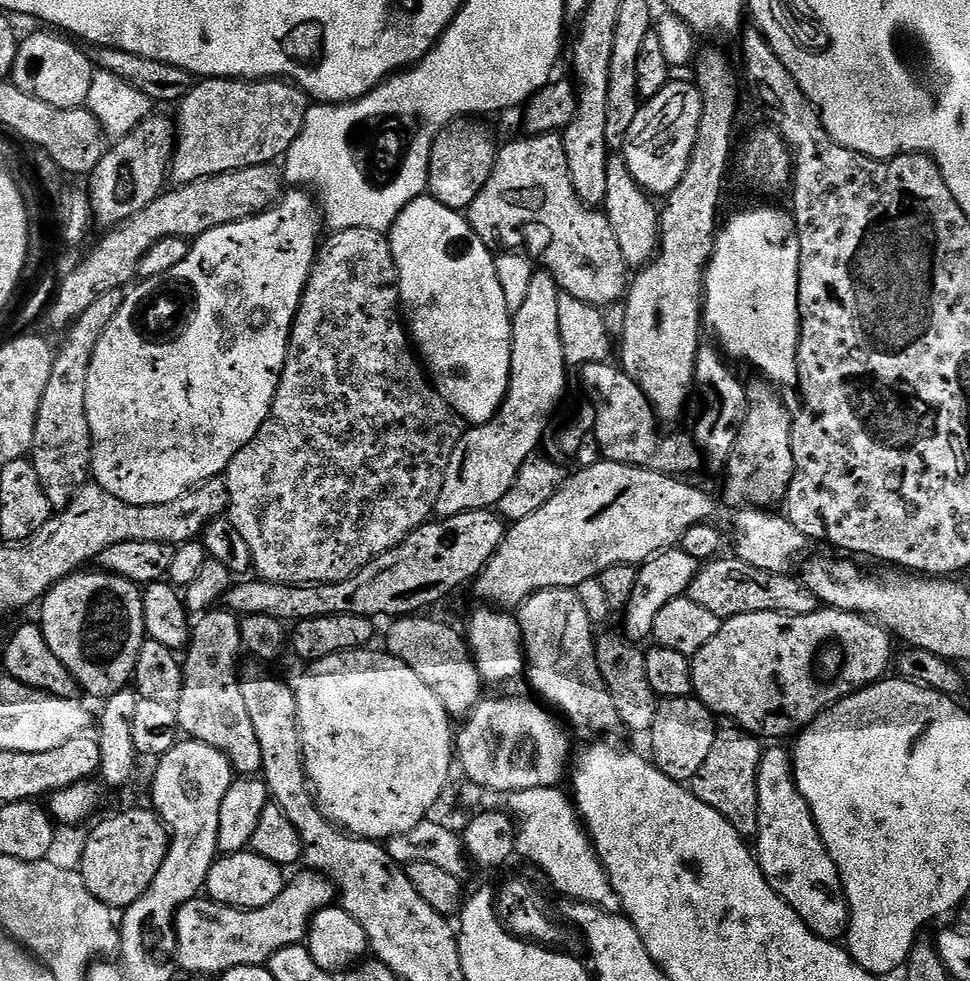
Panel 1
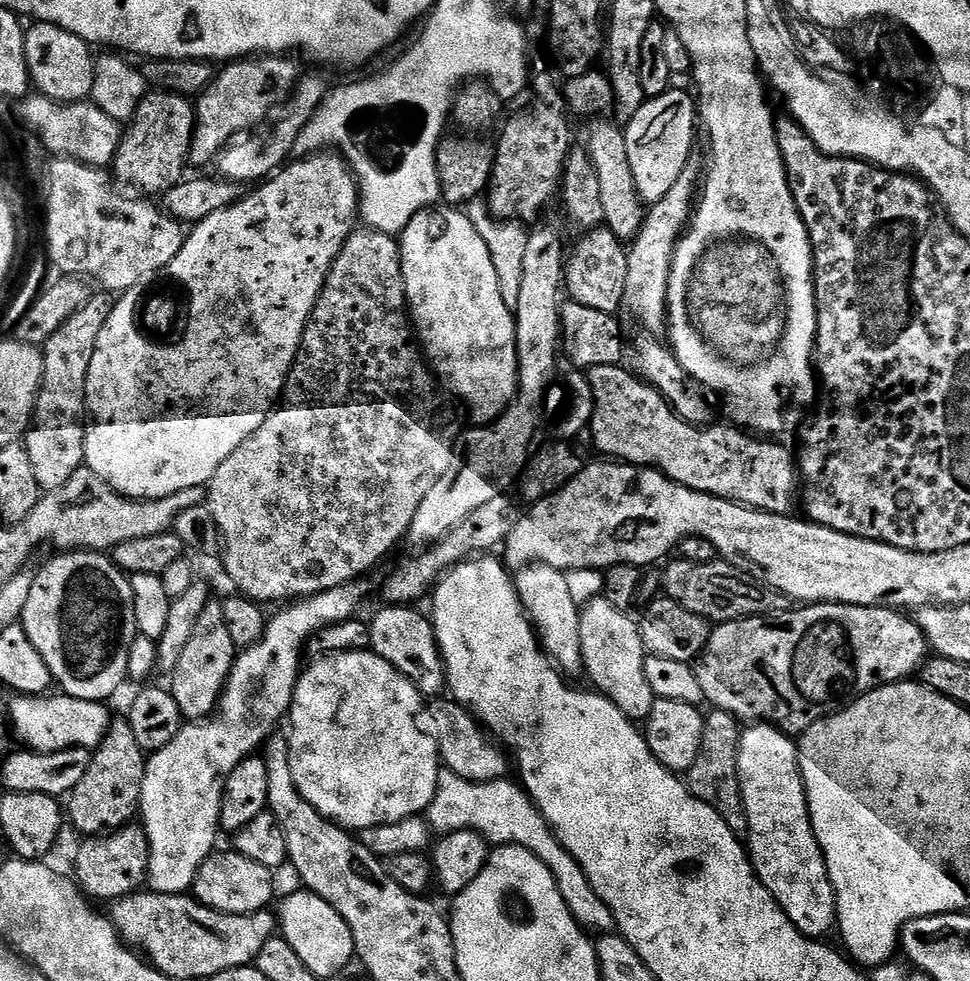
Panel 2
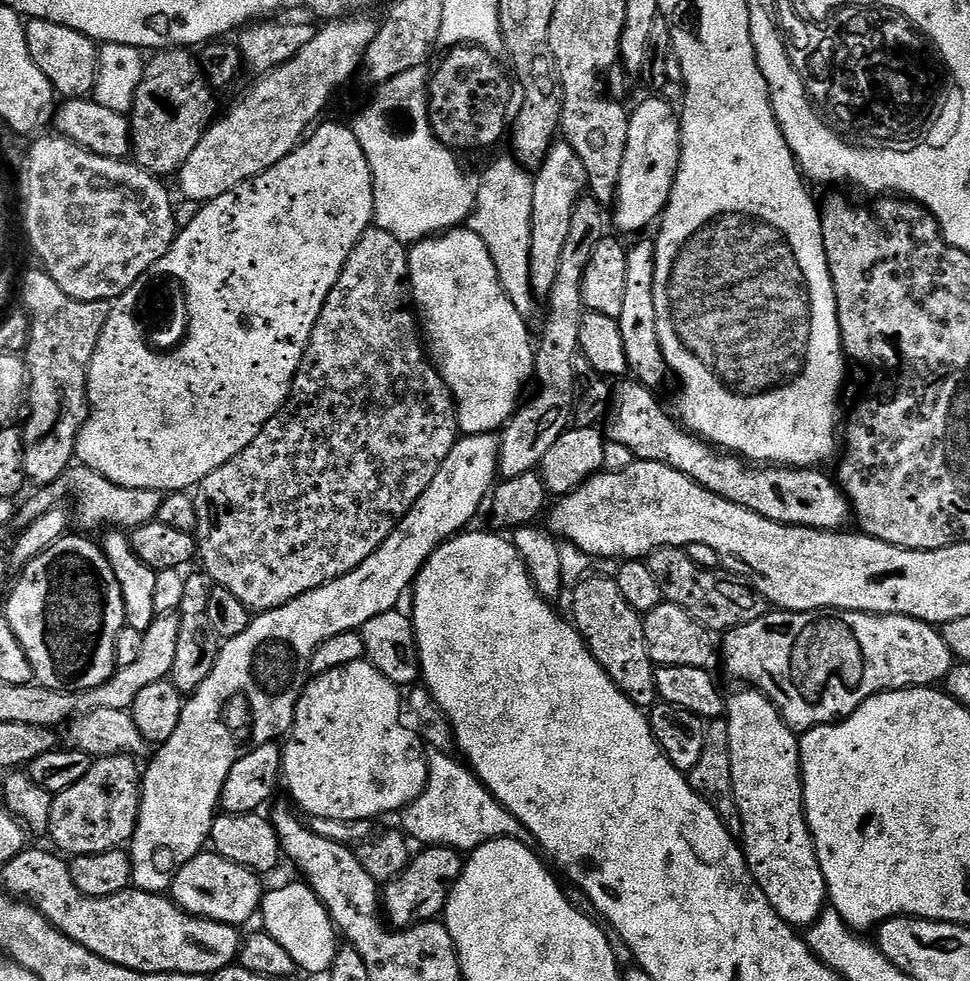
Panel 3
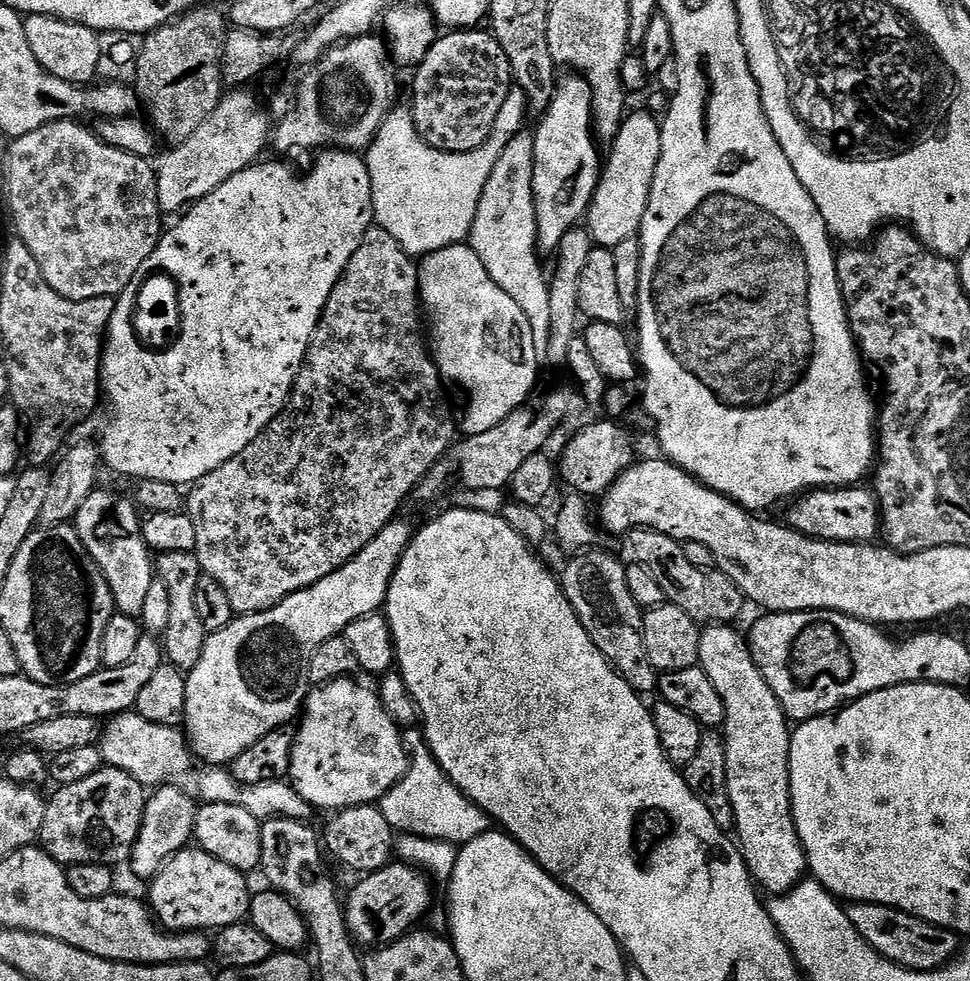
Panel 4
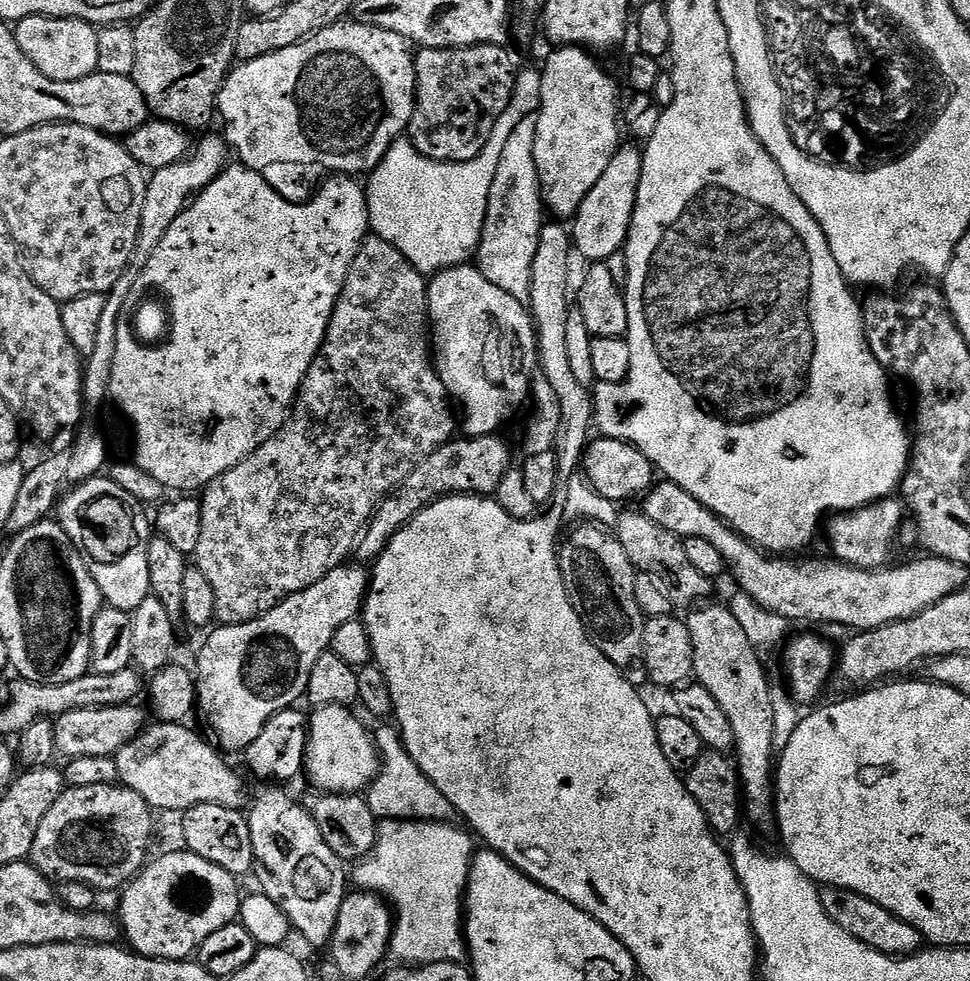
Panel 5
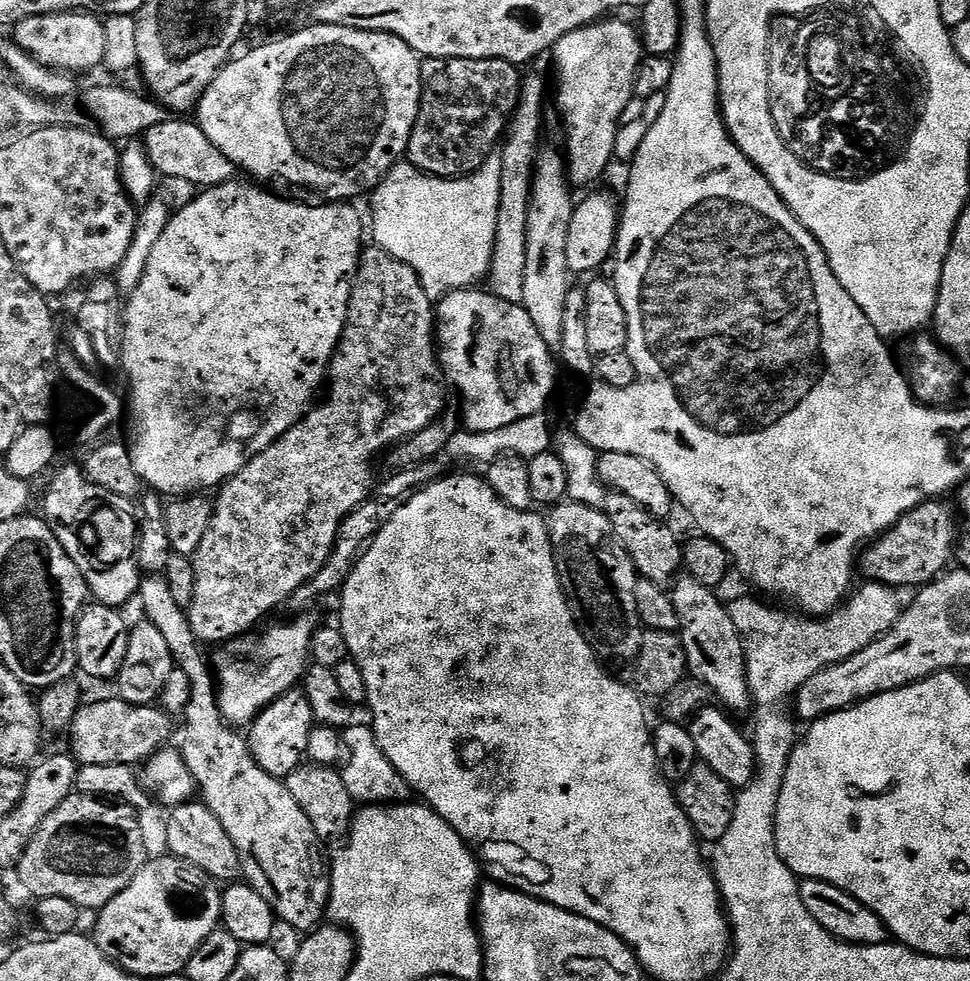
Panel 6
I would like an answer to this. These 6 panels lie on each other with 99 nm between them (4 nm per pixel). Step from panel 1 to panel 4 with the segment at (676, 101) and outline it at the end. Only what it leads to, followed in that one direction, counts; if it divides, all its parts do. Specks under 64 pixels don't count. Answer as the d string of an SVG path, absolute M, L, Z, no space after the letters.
M648 112L625 115L624 124L611 141L612 153L607 153L600 181L588 207L586 227L592 236L593 245L613 250L626 239L635 237L650 202L650 186L654 186L654 170L662 154L661 121Z

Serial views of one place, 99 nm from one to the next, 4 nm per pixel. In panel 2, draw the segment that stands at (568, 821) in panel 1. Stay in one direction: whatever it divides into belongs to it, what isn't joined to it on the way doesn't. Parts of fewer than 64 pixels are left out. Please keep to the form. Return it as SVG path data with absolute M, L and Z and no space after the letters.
M441 771L438 778L438 790L426 813L428 825L436 834L474 831L484 837L489 845L517 844L530 850L530 854L542 858L550 874L554 874L558 882L558 890L580 927L596 934L611 933L616 928L616 919L610 906L606 906L606 902L602 902L594 886L590 886L582 866L569 854L560 839L552 833L552 828L538 810L536 803L532 801L531 796L519 783L511 784L509 780L503 778L486 782L467 781L466 778L459 777L456 773Z

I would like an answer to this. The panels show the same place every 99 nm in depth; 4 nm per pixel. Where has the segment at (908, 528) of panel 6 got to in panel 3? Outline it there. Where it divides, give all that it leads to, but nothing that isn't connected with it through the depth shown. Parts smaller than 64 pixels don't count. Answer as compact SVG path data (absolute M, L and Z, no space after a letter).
M628 378L623 381L624 384L619 389L618 387L614 392L614 399L610 405L610 419L607 421L608 424L608 432L607 435L610 437L612 435L612 440L616 444L621 444L624 448L629 448L630 451L633 452L633 457L636 460L649 460L650 462L662 462L666 466L670 466L674 470L678 470L682 474L686 474L686 478L690 478L696 484L700 484L703 488L707 490L707 492L713 492L714 494L718 494L722 498L726 498L730 502L734 502L738 506L742 506L746 510L750 510L751 512L757 512L759 516L762 518L766 518L767 520L773 520L774 522L778 522L779 524L785 524L785 526L794 526L795 528L813 528L814 530L818 530L819 532L839 532L841 529L845 527L844 524L849 523L850 520L850 505L848 503L848 497L845 496L844 491L840 488L839 484L836 483L835 479L831 475L823 476L820 473L820 470L816 468L790 468L787 466L749 466L743 459L737 458L732 454L725 454L723 451L717 450L713 445L703 441L699 436L693 436L691 432L685 430L679 423L676 424L671 420L670 417L664 413L664 408L662 405L656 401L656 396L651 387L648 387L645 384L637 382L635 379Z

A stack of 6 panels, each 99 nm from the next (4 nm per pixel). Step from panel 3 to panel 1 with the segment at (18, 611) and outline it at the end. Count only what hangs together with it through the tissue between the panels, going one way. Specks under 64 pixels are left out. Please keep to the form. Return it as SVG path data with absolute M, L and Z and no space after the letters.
M81 570L72 573L67 576L64 580L60 580L54 587L50 588L47 594L44 595L42 603L39 605L40 617L38 617L38 623L42 634L46 638L48 643L48 649L52 651L58 658L58 662L62 662L62 666L66 666L66 670L76 679L77 685L81 689L84 688L92 696L100 696L99 698L107 698L120 691L121 688L125 687L132 679L132 671L136 665L136 659L138 658L138 650L143 646L146 633L144 631L144 597L141 589L130 583L126 578L121 576L113 576L112 573L103 570L95 570L96 572L88 572L92 570Z

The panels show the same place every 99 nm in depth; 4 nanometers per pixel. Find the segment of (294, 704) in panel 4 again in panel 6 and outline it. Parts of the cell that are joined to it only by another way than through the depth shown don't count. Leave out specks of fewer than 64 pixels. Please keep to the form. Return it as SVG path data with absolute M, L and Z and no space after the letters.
M300 614L297 620L292 620L289 624L276 624L273 628L268 628L257 640L252 638L237 638L227 646L221 647L220 652L214 656L214 675L218 685L218 695L220 697L220 709L224 719L233 726L248 726L259 716L260 711L267 704L272 704L276 697L283 692L295 689L301 683L302 677L310 664L310 653L312 650L312 635L316 633L318 624L310 617Z

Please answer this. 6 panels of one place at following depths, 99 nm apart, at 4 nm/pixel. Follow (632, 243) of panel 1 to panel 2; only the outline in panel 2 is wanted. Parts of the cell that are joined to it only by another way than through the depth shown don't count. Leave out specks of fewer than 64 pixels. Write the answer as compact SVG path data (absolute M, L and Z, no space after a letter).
M600 118L588 128L588 137L582 141L602 189L602 214L609 232L622 242L635 240L644 225L646 205L640 199L638 186L634 182L634 170L630 170L630 154L626 154L624 128L608 118Z

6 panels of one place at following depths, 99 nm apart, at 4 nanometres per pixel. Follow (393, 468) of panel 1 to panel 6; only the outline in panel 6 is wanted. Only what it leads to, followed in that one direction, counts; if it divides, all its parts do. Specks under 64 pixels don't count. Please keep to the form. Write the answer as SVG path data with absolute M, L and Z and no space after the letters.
M368 246L361 251L360 265L356 271L356 282L352 285L352 293L350 294L348 321L344 327L340 345L336 347L336 353L332 356L332 364L328 368L326 391L323 393L323 396L325 395L324 401L322 401L322 396L319 402L313 403L302 419L293 428L287 429L283 433L285 436L281 440L274 441L269 448L262 449L257 456L255 453L248 463L244 465L244 468L238 470L238 474L234 474L229 480L224 481L215 493L212 521L198 546L196 555L191 557L196 581L194 582L192 605L186 610L194 634L205 645L216 644L215 646L220 646L225 642L231 642L251 633L248 631L267 612L272 611L279 604L283 605L297 589L301 588L303 584L308 584L318 574L318 570L322 570L322 566L330 558L342 522L359 504L363 504L365 500L373 495L374 485L377 480L376 472L372 469L372 463L375 462L376 455L384 451L384 453L387 453L402 441L409 440L414 434L426 430L426 426L437 423L440 417L445 415L444 403L448 400L449 389L446 387L446 373L438 355L436 317L434 301L426 294L418 274L414 274L414 270L410 270L410 266L406 266L406 262L394 258L394 254L390 254L385 248L379 246Z

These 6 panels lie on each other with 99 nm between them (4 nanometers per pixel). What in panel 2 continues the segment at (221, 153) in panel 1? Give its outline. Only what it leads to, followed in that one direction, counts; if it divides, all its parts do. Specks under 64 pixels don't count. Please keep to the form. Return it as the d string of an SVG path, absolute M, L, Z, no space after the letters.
M257 54L225 63L217 71L214 82L195 97L196 129L192 135L189 161L193 165L208 164L211 160L213 163L239 132L251 132L265 123L287 101L301 80L299 62L288 54Z

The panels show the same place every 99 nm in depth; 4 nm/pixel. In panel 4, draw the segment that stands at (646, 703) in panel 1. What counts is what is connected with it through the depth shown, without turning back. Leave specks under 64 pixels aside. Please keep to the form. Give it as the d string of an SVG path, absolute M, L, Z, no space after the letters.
M585 550L567 561L562 575L564 596L578 614L586 634L598 646L616 673L636 692L655 693L658 688L658 673L646 654L644 641L644 612L634 602L630 586L626 586L626 567L619 564L608 552Z

